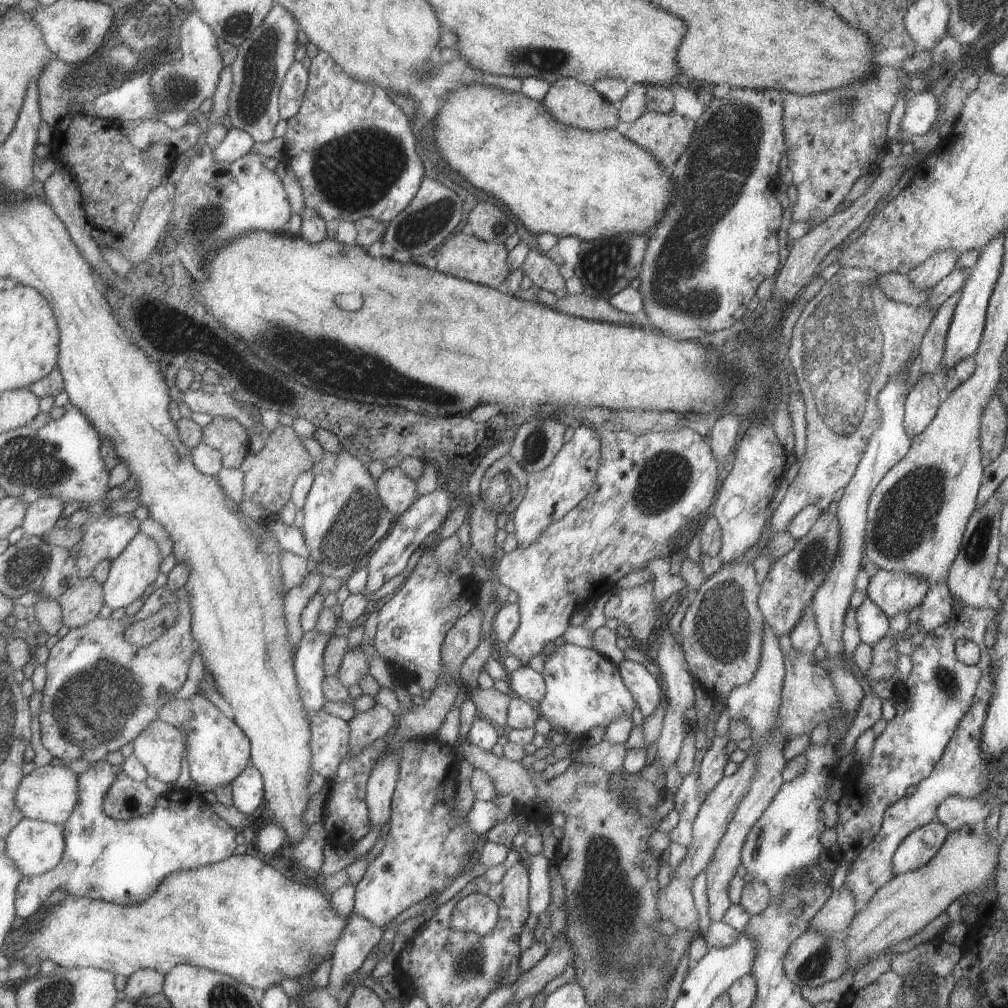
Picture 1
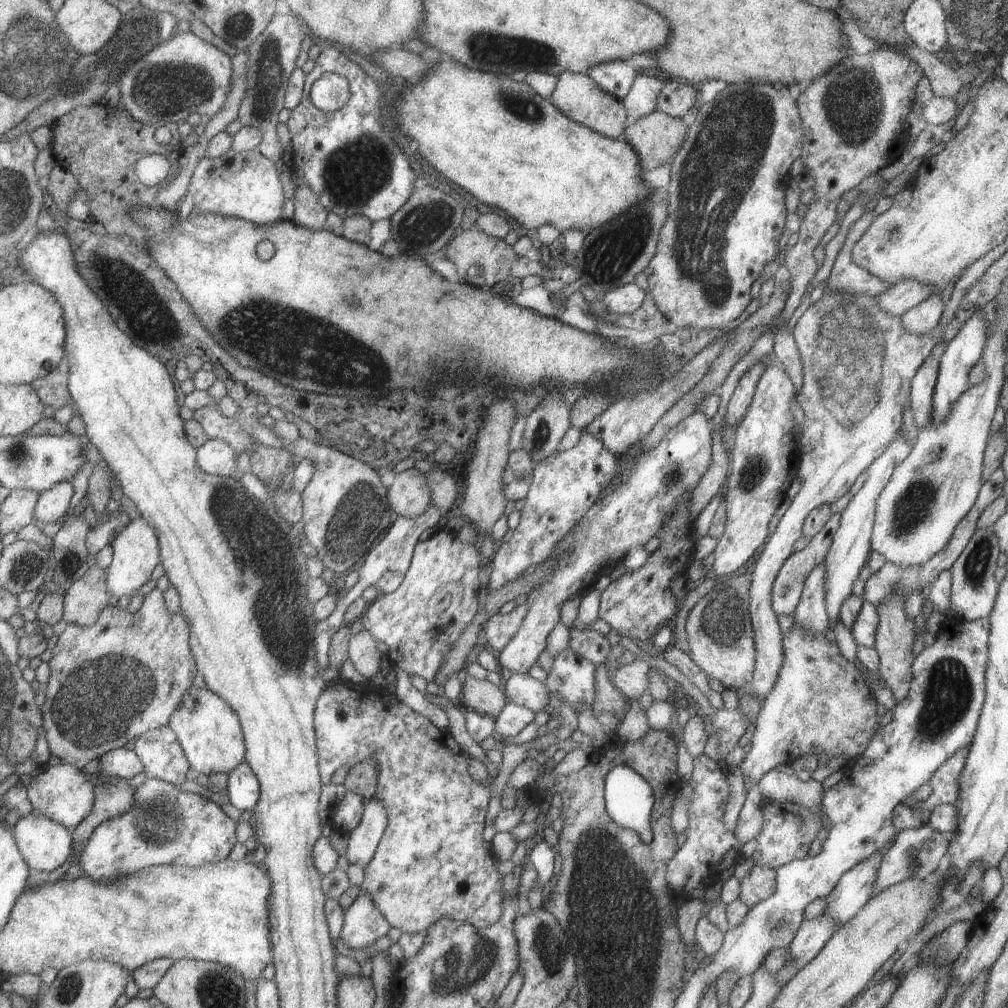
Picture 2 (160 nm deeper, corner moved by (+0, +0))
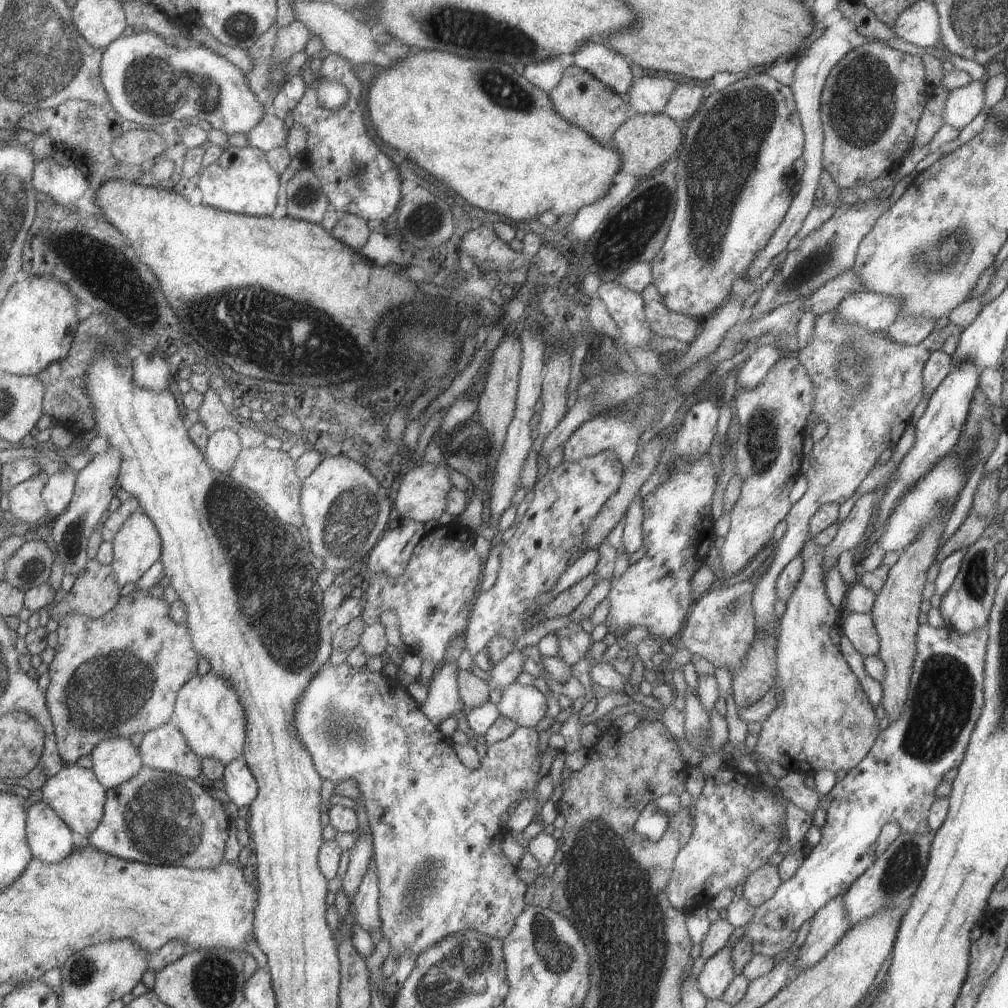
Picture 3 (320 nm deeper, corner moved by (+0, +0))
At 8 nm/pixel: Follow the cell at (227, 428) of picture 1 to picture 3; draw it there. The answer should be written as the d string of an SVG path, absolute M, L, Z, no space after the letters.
M211 385L202 394L202 403L197 411L199 420L210 433L224 428L230 428L236 432L242 423L238 416L235 417L227 412L219 400L217 390Z

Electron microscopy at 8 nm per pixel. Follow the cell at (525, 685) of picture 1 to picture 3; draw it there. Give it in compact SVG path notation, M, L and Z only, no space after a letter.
M517 682L504 686L499 701L494 704L498 713L515 721L517 727L535 728L545 721L546 696L533 685Z

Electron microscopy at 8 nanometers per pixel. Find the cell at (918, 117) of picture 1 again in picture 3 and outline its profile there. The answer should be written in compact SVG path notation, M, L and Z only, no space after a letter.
M972 80L967 86L950 90L943 107L943 122L961 130L983 108L984 84Z

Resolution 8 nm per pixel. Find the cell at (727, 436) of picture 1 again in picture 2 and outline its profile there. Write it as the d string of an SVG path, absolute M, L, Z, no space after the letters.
M759 360L753 363L739 378L737 386L729 399L727 409L724 414L723 425L731 426L738 424L745 414L749 403L751 402L756 384L766 369L765 360Z

